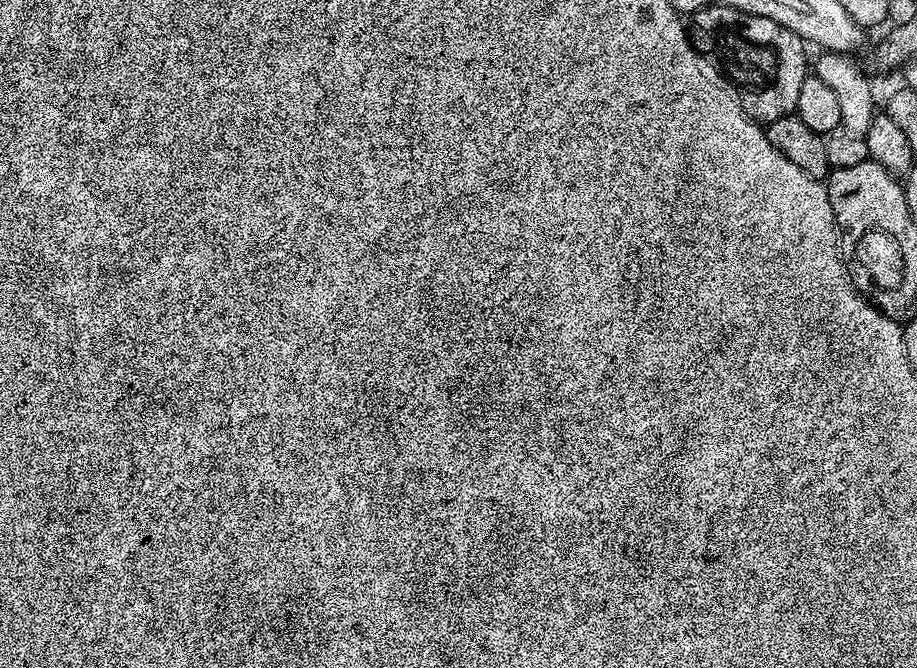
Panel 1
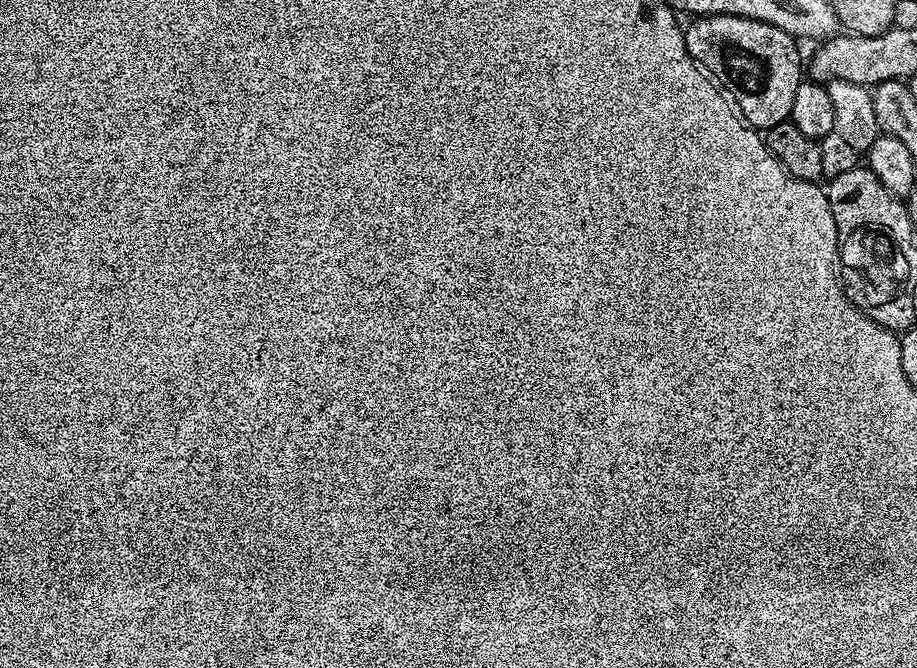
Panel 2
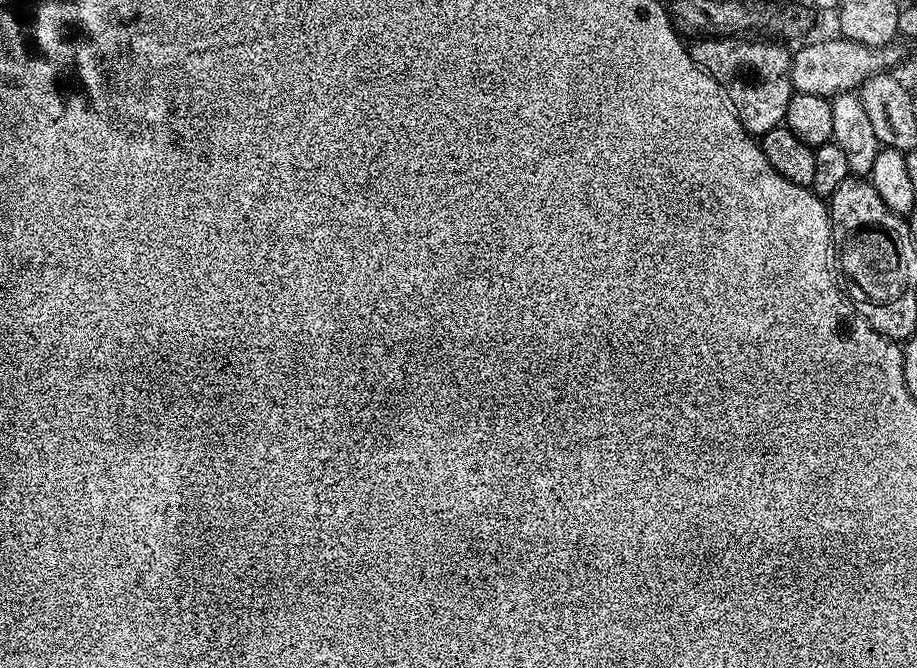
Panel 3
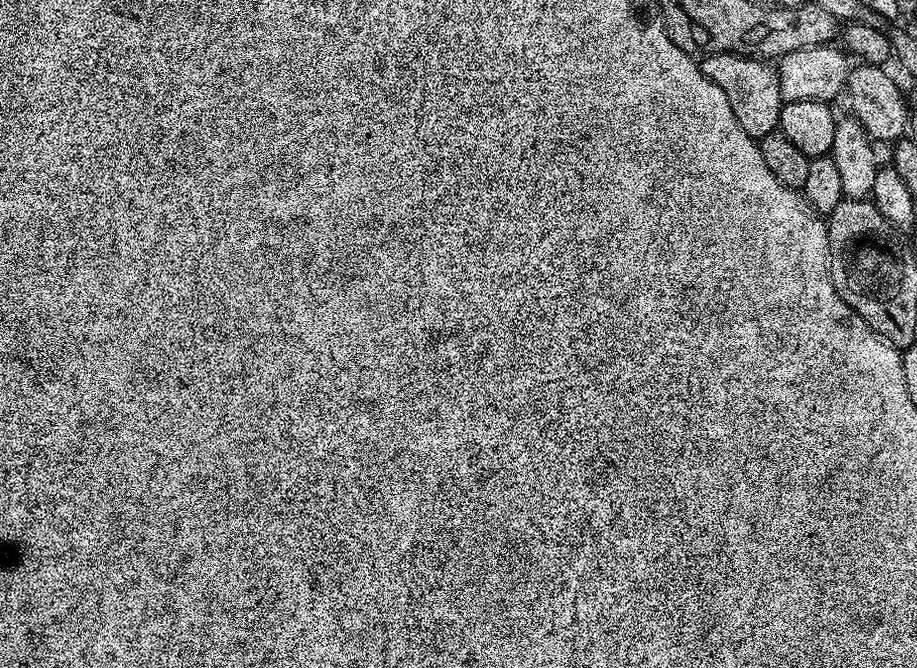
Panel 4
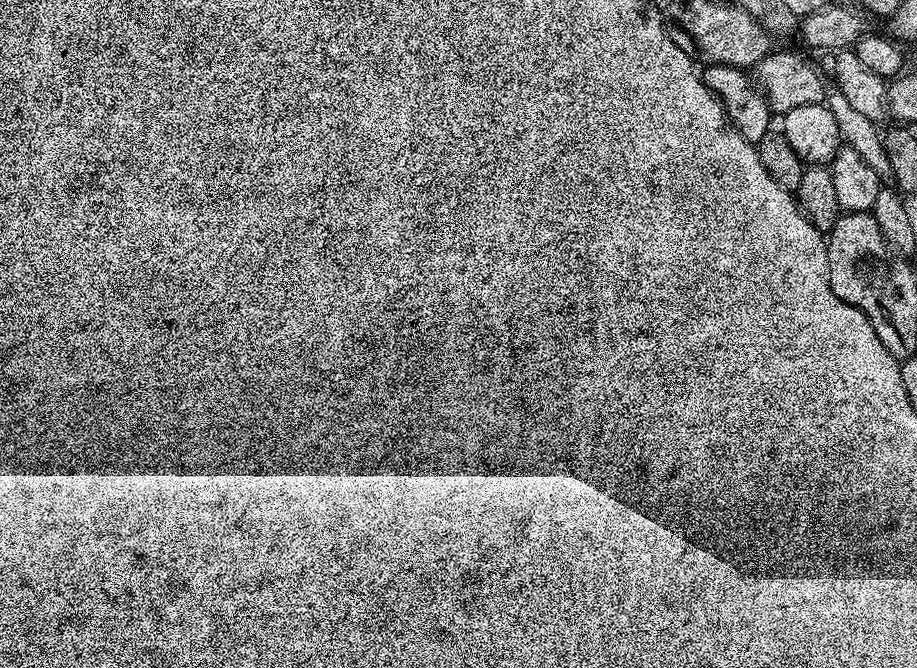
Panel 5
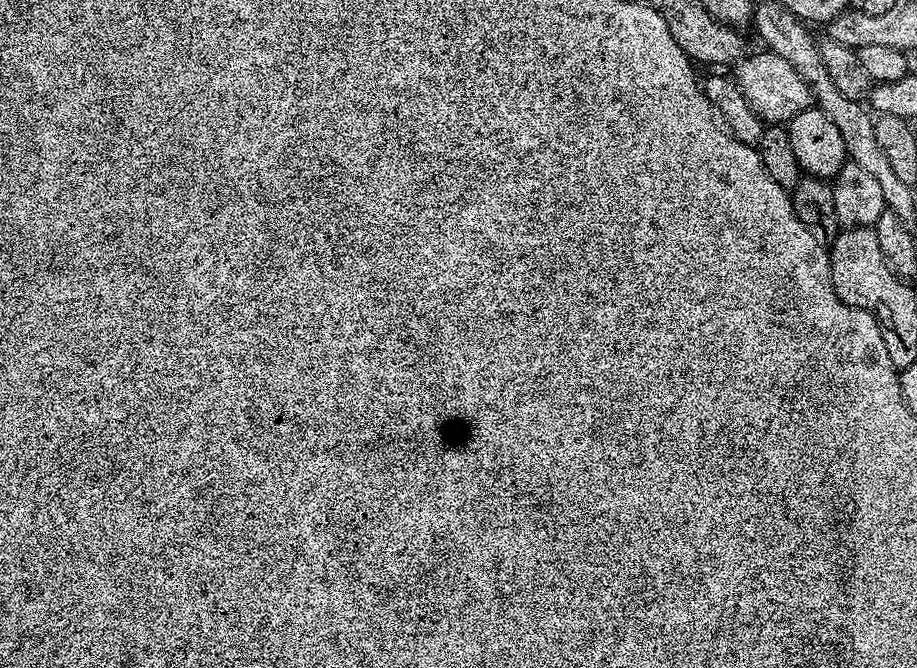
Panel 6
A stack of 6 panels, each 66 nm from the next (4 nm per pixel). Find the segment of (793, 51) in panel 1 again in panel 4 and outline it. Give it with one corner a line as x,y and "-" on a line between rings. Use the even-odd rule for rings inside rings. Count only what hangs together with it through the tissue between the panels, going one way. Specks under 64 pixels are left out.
714,52
699,61
700,69
730,98
730,110
738,118
738,126
754,141
777,131
780,126
780,109
786,101
780,93
779,71
769,61
755,56
739,56
733,52

